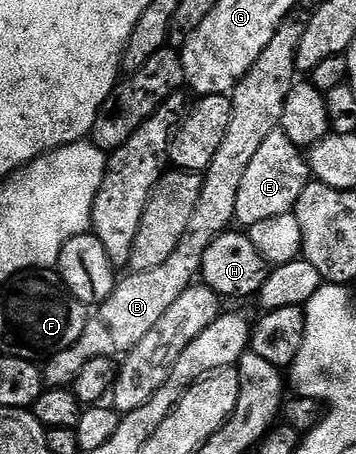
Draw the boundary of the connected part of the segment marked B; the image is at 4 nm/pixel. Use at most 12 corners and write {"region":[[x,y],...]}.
{"region":[[281,24],[232,89],[226,138],[190,226],[48,357],[47,387],[123,358],[200,276],[233,227],[242,174],[277,131],[304,24]]}

